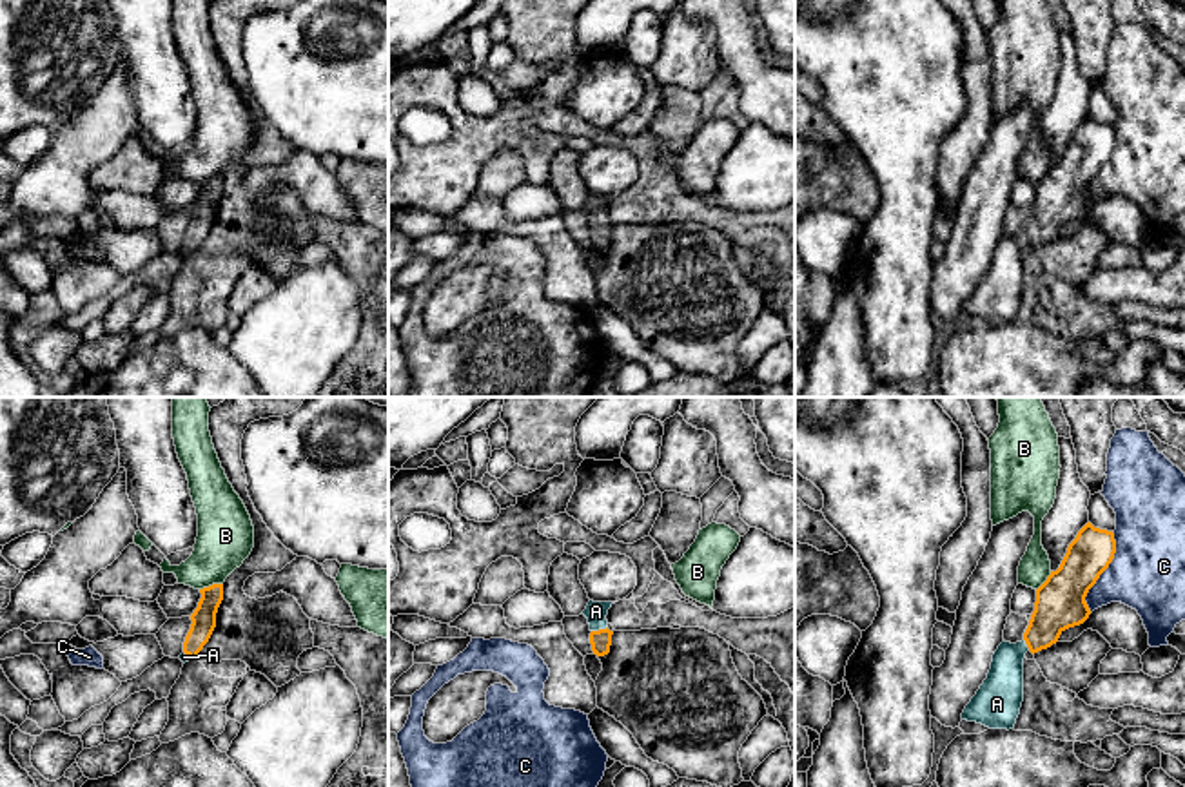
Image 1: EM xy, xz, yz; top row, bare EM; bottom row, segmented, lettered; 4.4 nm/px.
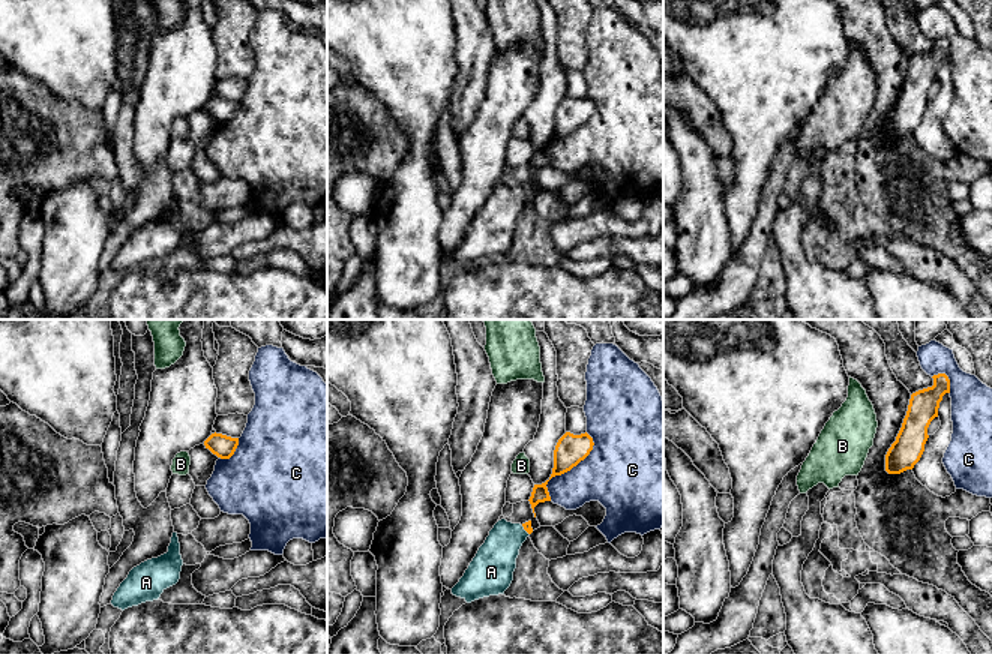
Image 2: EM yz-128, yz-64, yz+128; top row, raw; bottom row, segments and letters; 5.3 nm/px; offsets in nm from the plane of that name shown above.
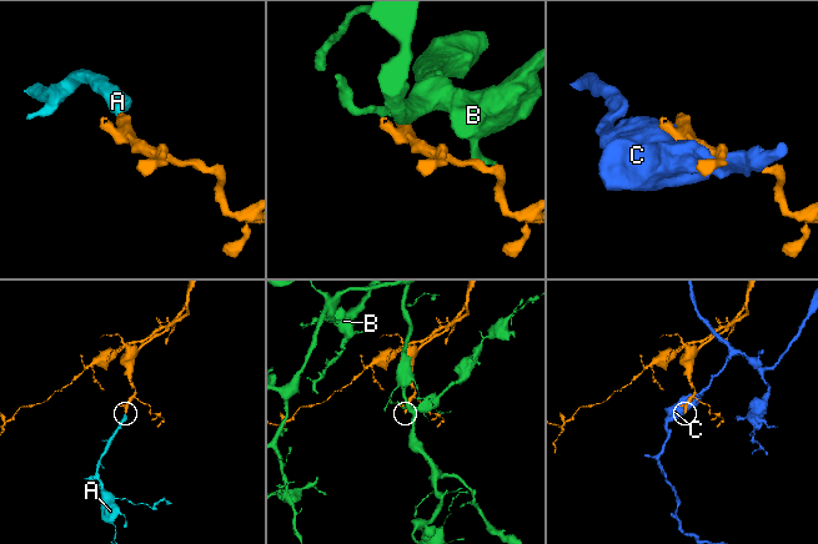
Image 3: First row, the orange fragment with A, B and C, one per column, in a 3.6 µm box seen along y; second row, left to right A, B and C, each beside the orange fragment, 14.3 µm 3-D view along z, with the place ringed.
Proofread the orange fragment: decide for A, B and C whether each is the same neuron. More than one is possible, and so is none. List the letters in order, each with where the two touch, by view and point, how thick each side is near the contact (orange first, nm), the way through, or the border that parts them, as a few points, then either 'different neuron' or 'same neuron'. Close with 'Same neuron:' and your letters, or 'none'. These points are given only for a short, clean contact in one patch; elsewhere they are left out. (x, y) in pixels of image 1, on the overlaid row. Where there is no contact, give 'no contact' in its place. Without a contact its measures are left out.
A: xz (599, 630) | 90/100 nm | across xz (601, 641), (599, 630), (596, 612) | same neuron
B: xy (213, 584) | 110/260 nm | along xy (222, 582), (213, 582), (200, 590) | different neuron
C: yz (1104, 570) | 220/340 nm | different neuron
Same neuron: A

